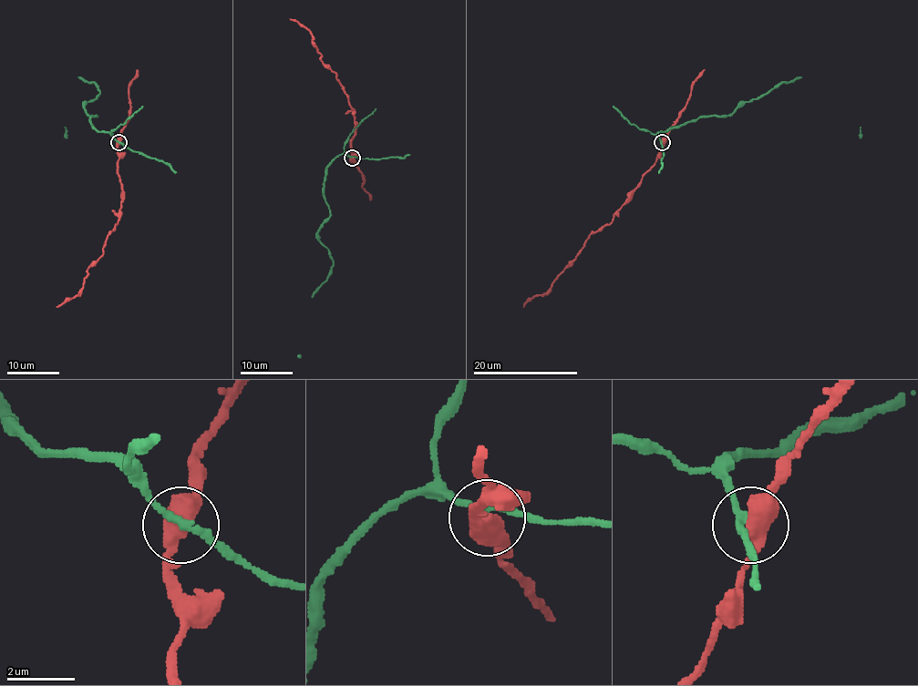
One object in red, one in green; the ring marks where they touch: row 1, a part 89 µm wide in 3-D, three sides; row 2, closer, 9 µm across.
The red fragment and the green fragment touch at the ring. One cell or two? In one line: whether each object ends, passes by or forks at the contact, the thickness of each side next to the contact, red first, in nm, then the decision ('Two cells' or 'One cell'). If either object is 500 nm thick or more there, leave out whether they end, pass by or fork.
Thickness 500 nm (red) against 200 nm. Two cells

